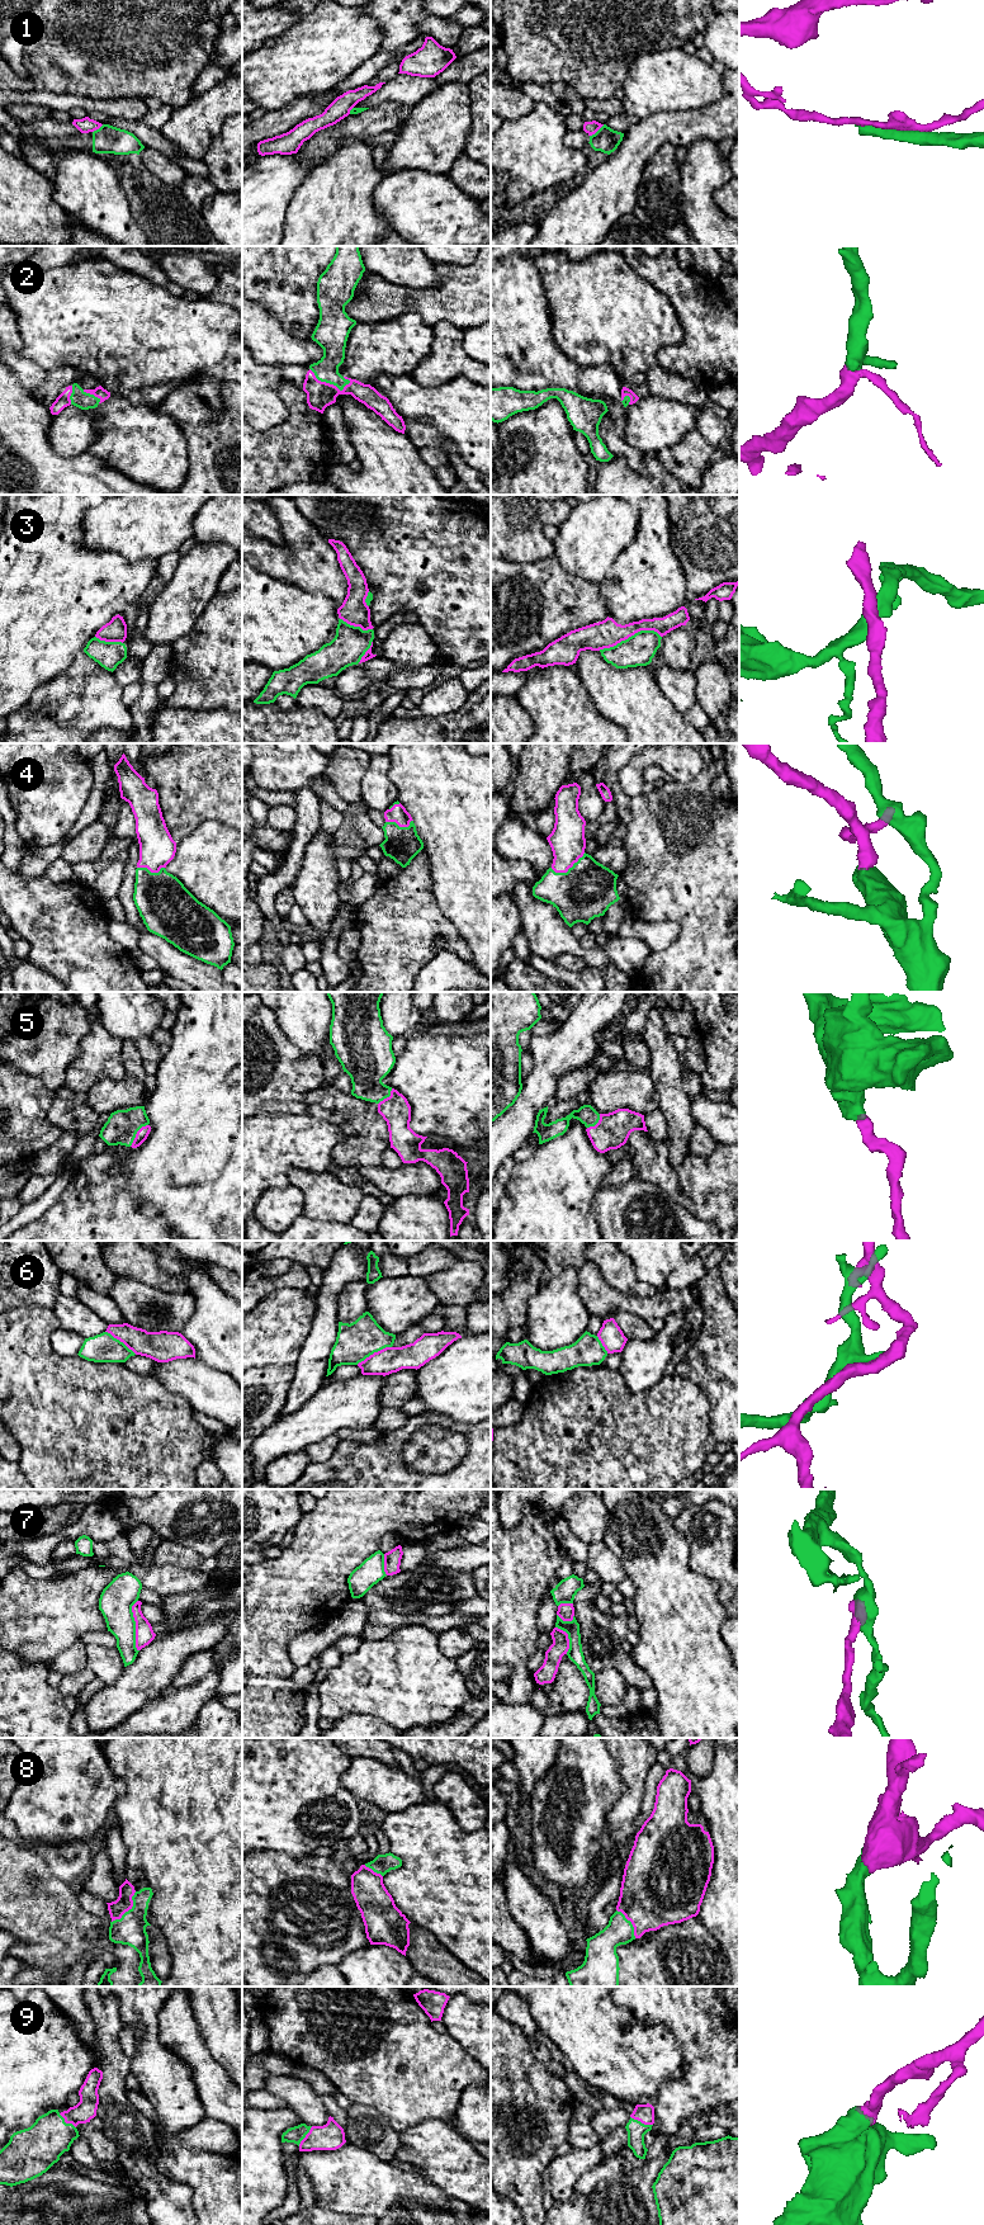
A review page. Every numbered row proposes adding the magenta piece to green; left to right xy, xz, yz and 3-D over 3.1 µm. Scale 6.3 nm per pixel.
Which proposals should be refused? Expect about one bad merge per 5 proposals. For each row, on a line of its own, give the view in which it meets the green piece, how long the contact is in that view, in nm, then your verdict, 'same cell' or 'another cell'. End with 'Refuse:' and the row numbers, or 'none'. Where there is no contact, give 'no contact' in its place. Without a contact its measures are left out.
1: yz | 120 nm | another cell
2: xz | 280 nm | same cell
3: yz | 400 nm | another cell
4: yz | 240 nm | same cell
5: xy | 180 nm | same cell
6: xz | 260 nm | another cell
7: xy | 320 nm | another cell
8: xy | 260 nm | same cell
9: yz | 160 nm | same cell
Refuse: 1, 3, 6, 7

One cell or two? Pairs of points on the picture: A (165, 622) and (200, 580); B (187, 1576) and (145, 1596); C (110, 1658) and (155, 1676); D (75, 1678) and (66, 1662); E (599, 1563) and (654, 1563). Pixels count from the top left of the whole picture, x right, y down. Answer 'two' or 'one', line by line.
A: one
B: two
C: two
D: two
E: two

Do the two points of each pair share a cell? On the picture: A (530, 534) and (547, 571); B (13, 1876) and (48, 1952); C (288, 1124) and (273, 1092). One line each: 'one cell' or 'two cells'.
A: two cells
B: one cell
C: two cells

